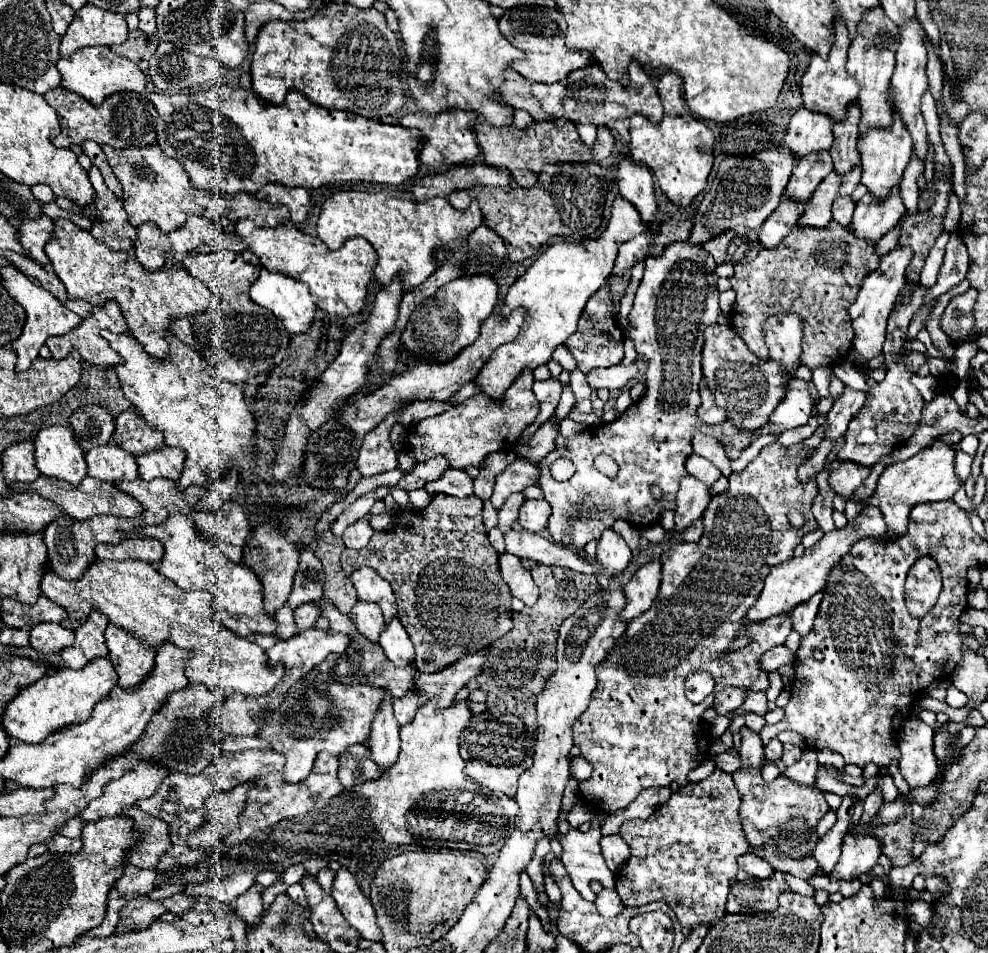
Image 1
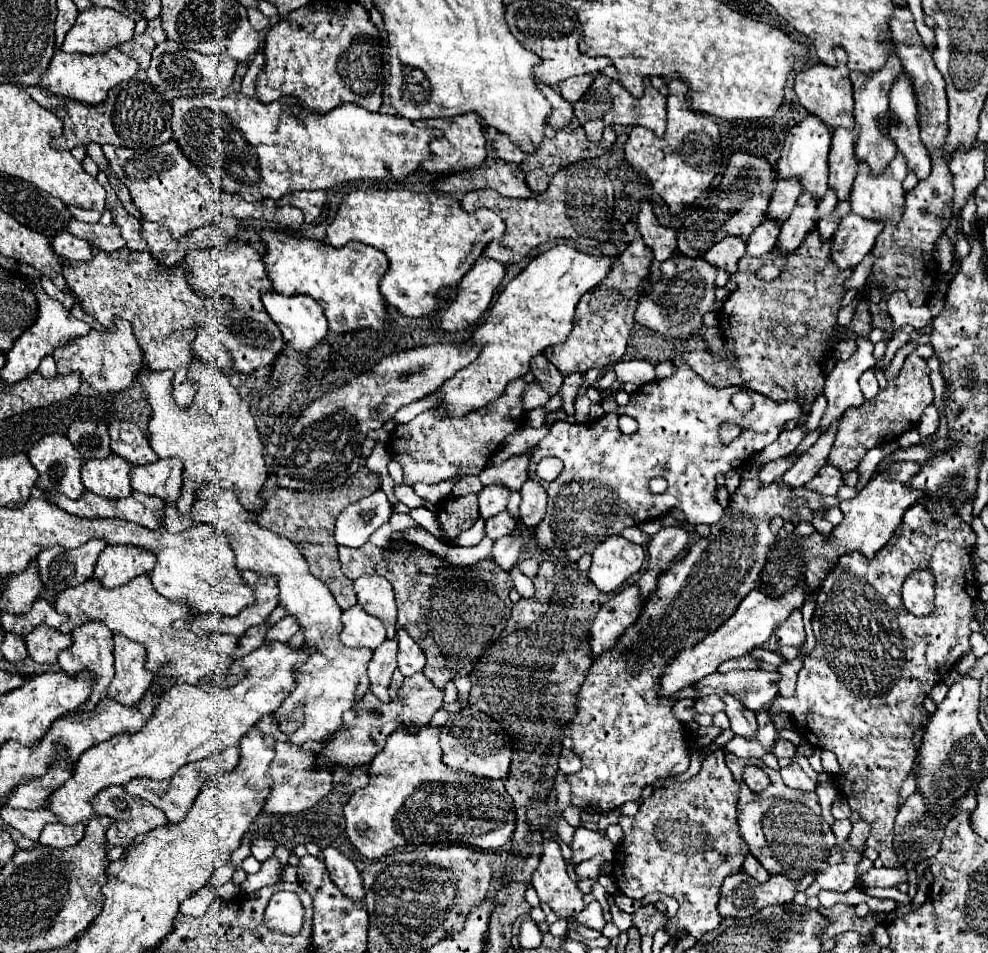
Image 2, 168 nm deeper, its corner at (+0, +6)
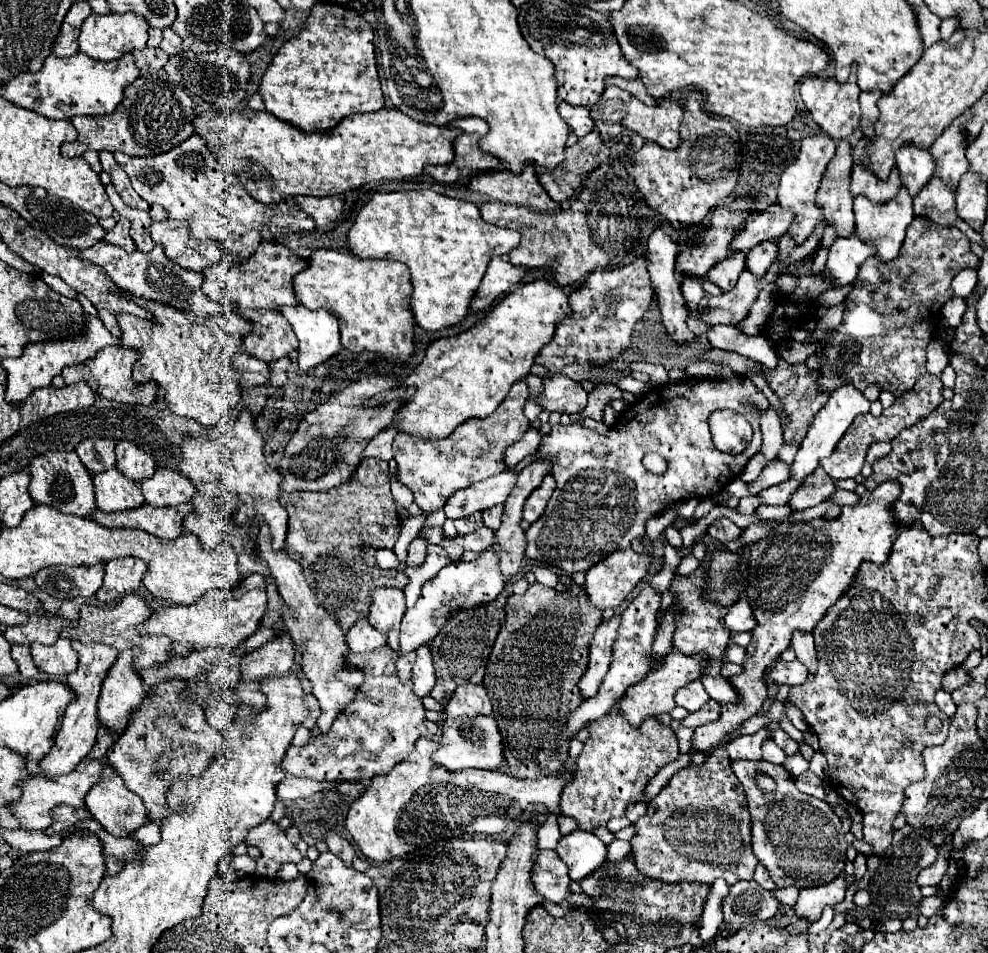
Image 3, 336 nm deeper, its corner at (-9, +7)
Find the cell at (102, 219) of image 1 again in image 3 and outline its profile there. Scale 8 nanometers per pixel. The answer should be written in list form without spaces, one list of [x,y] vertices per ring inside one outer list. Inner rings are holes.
[[[106,185],[106,193],[114,205],[114,211],[120,213],[122,217],[126,217],[132,227],[130,227],[130,237],[134,239],[136,247],[140,251],[152,251],[154,249],[154,241],[150,237],[150,225],[152,225],[152,219],[146,211],[138,211],[138,209],[130,209],[122,199],[120,195],[116,193],[116,189],[112,185]]]

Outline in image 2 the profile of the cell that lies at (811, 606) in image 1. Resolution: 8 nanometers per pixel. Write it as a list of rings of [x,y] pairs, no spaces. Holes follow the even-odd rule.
[[[793,610],[793,614],[775,630],[775,638],[779,646],[803,646],[805,630],[803,630],[803,616],[801,610]]]

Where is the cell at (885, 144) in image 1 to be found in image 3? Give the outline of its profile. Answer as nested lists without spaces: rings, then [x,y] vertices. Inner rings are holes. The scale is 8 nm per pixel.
[[[900,187],[900,193],[894,201],[888,201],[888,203],[882,203],[882,205],[870,203],[866,197],[856,197],[854,199],[854,217],[856,217],[854,233],[858,237],[862,237],[862,241],[866,241],[868,245],[876,247],[876,257],[880,261],[892,261],[894,257],[898,257],[906,229],[914,219],[912,197],[908,195],[908,191],[904,187]]]

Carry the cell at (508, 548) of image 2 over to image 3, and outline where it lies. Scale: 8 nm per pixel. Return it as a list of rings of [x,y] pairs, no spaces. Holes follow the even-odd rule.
[[[494,551],[482,553],[482,557],[474,563],[450,563],[440,569],[440,573],[422,585],[422,593],[412,609],[406,609],[402,627],[400,627],[400,651],[398,655],[406,655],[416,651],[420,645],[428,645],[446,625],[448,617],[458,609],[470,609],[478,605],[486,605],[494,601],[504,589],[504,579],[498,569],[498,555]]]

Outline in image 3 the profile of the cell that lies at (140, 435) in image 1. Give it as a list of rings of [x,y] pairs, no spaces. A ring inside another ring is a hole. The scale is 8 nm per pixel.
[[[120,441],[116,445],[114,453],[116,453],[116,469],[124,477],[128,477],[136,483],[152,477],[154,471],[156,471],[154,459],[148,453],[144,453],[140,447],[136,447],[128,441]]]

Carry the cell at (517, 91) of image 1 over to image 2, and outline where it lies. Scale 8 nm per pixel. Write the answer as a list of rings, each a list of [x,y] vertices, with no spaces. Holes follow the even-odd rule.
[[[537,84],[539,88],[543,86],[543,94],[545,94],[545,98],[549,100],[549,104],[551,104],[551,118],[549,118],[549,124],[551,124],[551,128],[555,128],[555,130],[561,130],[565,124],[569,124],[571,120],[573,120],[573,106],[567,102],[567,100],[563,100],[561,98],[561,94],[555,90],[555,88],[551,88],[551,86],[545,86],[545,84]]]

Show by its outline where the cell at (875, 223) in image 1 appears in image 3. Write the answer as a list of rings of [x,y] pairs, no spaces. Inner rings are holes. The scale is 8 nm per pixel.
[[[856,235],[844,239],[838,237],[828,249],[828,261],[824,267],[826,281],[830,281],[832,287],[850,285],[858,275],[858,267],[870,255],[874,255],[874,247],[862,243]]]

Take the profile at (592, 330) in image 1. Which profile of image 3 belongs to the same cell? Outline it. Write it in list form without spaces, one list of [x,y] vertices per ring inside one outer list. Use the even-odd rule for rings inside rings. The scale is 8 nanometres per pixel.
[[[636,259],[622,269],[596,269],[590,273],[586,285],[570,295],[570,317],[558,321],[552,341],[540,349],[534,363],[546,367],[550,373],[562,373],[574,381],[584,381],[590,377],[594,363],[604,363],[622,353],[630,345],[634,325],[652,303],[654,291],[646,267],[646,259]]]

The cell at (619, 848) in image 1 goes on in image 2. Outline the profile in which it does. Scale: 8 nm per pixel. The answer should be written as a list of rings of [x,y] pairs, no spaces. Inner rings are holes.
[[[577,828],[571,850],[573,850],[573,858],[571,858],[573,864],[579,864],[593,856],[603,856],[607,862],[615,858],[615,844],[599,830]]]

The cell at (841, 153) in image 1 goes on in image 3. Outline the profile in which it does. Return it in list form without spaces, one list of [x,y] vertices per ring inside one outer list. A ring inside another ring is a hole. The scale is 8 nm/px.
[[[838,141],[836,155],[828,163],[826,175],[818,189],[818,207],[822,207],[822,219],[836,229],[836,237],[848,237],[854,229],[854,211],[850,195],[852,173],[852,149],[850,143]]]

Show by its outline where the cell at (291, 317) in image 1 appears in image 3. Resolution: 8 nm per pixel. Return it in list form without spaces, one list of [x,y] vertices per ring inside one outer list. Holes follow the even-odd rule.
[[[282,307],[280,313],[288,319],[300,341],[298,365],[302,371],[308,371],[340,353],[338,317],[326,309],[310,311],[306,307]]]

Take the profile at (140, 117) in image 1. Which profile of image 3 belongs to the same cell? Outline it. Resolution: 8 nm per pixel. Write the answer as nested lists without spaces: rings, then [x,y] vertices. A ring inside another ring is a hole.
[[[164,71],[140,75],[124,91],[124,99],[114,113],[102,117],[74,117],[72,125],[78,131],[78,139],[74,143],[64,143],[60,147],[60,153],[62,157],[76,157],[88,149],[94,151],[106,149],[110,153],[122,151],[134,157],[160,155],[186,141],[190,135],[194,135],[192,119],[194,119],[192,97],[180,85],[170,83]]]

